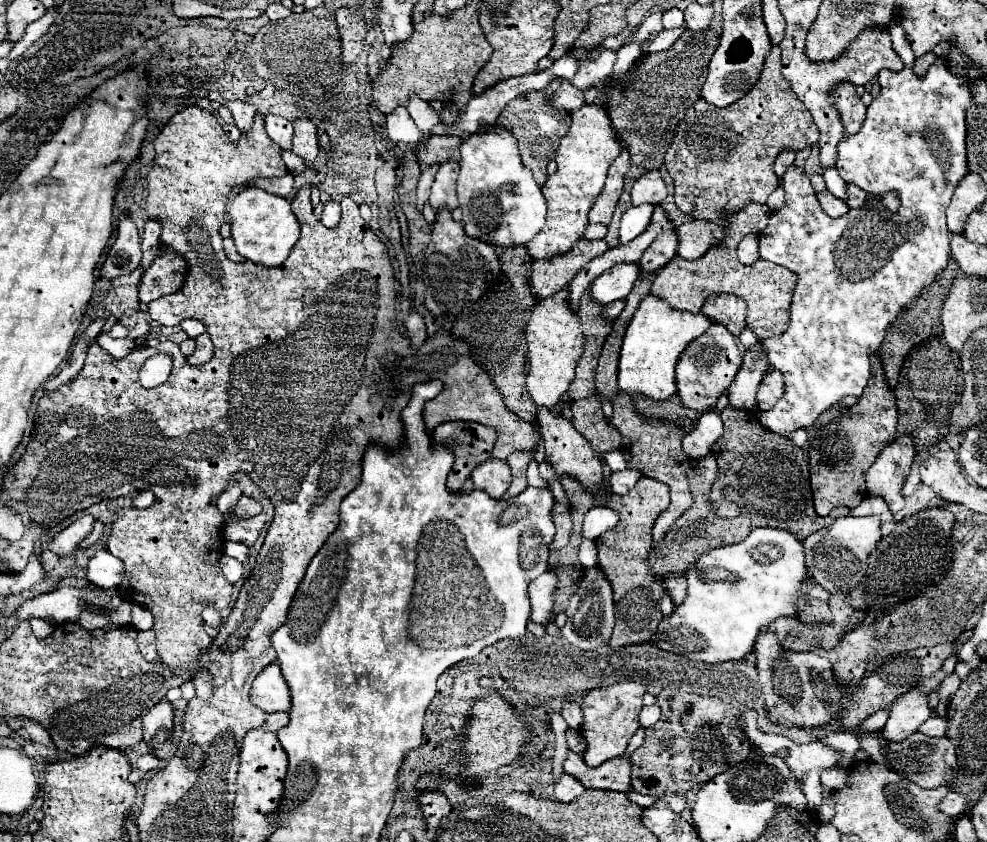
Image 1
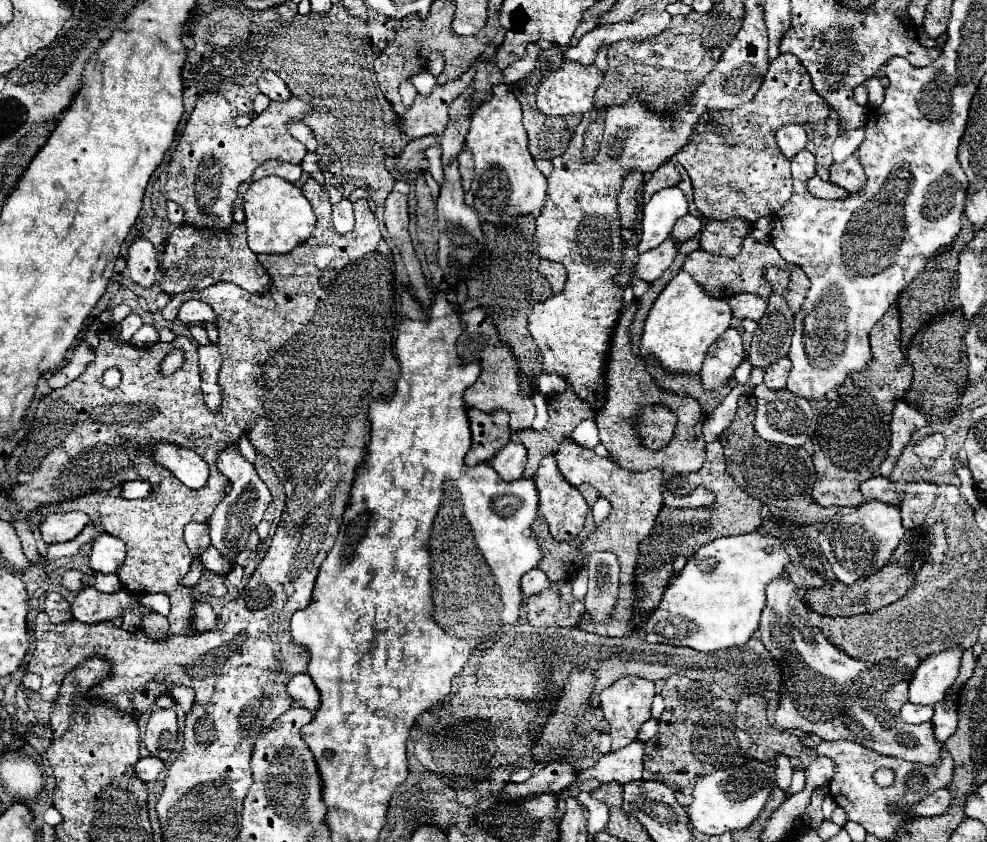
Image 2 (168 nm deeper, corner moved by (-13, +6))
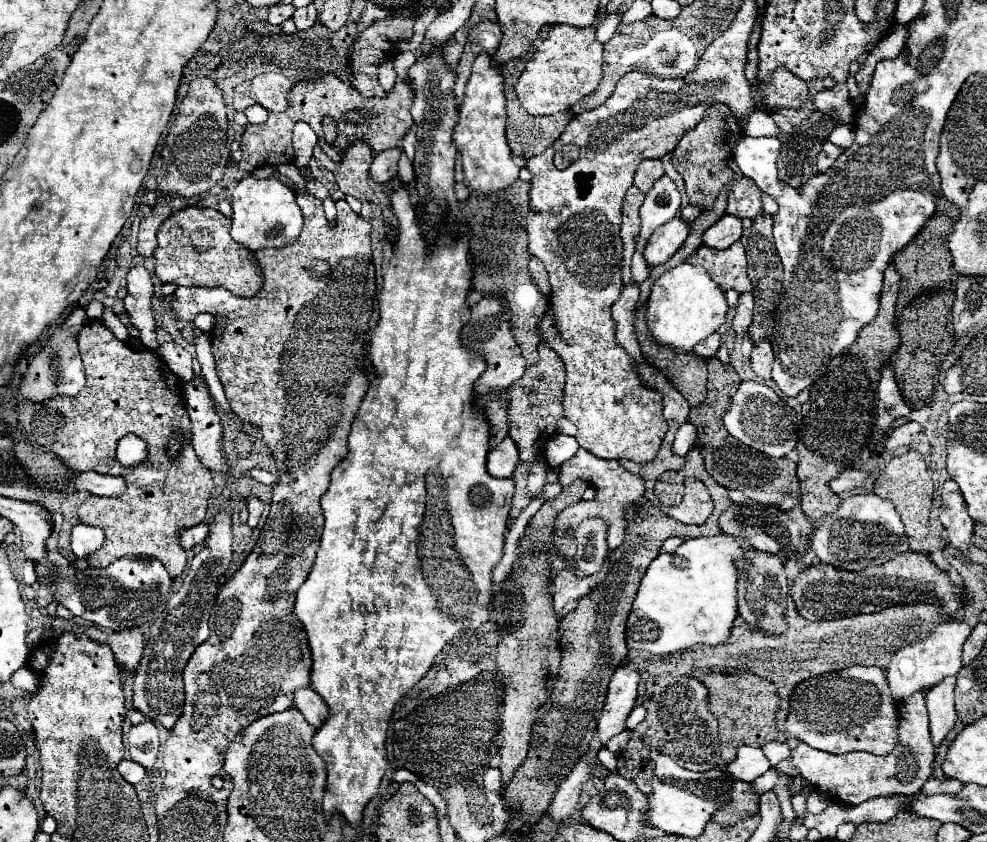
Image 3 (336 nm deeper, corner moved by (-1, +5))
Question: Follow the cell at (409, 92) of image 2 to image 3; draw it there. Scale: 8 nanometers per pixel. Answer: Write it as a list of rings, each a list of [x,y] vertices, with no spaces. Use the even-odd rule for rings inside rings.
[[[393,59],[383,61],[383,65],[379,67],[379,73],[377,73],[379,83],[381,83],[381,87],[383,87],[387,93],[389,93],[389,91],[395,87],[395,83],[397,83],[397,75],[395,75],[391,63],[393,63]]]

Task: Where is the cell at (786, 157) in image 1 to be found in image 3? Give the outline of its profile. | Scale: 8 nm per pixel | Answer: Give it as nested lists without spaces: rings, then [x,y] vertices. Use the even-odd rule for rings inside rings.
[[[759,109],[753,111],[753,115],[749,117],[747,125],[745,125],[745,133],[749,137],[781,137],[781,129],[779,125],[771,119],[769,113],[763,113]]]

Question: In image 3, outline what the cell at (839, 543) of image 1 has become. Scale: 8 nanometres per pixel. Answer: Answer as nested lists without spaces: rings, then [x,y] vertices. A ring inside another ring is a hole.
[[[859,493],[859,495],[851,495],[845,501],[841,501],[839,509],[823,519],[823,525],[813,533],[811,543],[813,543],[811,549],[817,553],[821,563],[827,563],[841,571],[859,571],[869,565],[883,565],[885,561],[893,559],[895,555],[909,551],[909,537],[903,531],[899,513],[895,511],[891,501],[883,501],[875,493]]]

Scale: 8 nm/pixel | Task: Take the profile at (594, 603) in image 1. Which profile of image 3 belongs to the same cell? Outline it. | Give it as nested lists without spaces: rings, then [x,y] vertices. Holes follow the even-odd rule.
[[[585,519],[577,531],[577,555],[575,563],[585,577],[599,573],[607,555],[607,525],[601,519]]]

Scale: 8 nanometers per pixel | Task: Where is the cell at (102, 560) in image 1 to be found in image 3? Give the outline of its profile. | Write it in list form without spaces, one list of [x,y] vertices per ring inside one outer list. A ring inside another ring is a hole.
[[[79,523],[71,531],[71,551],[79,559],[87,559],[91,553],[95,553],[97,549],[101,549],[103,543],[105,543],[103,529]]]

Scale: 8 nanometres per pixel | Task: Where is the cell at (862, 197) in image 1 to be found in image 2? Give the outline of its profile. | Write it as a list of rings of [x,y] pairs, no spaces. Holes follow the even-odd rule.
[[[851,154],[845,162],[833,162],[831,168],[829,168],[829,182],[831,184],[837,184],[841,188],[845,188],[847,192],[859,192],[865,184],[865,174],[863,174],[863,168],[861,164],[857,162],[857,156]]]

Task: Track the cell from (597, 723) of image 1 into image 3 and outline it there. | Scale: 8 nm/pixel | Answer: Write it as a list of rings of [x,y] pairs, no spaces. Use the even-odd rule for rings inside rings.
[[[633,665],[619,667],[615,671],[615,675],[611,677],[611,681],[607,685],[605,705],[603,705],[603,711],[599,717],[599,725],[597,725],[599,741],[603,745],[613,735],[617,735],[625,729],[625,721],[637,701],[637,683],[639,683],[639,673],[635,671]]]

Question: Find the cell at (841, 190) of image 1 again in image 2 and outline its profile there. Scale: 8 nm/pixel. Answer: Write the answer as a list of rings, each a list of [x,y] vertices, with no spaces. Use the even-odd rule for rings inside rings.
[[[863,128],[851,130],[849,134],[839,134],[837,140],[833,142],[833,160],[843,162],[845,158],[849,158],[857,150],[857,146],[863,142],[863,138],[865,138]]]

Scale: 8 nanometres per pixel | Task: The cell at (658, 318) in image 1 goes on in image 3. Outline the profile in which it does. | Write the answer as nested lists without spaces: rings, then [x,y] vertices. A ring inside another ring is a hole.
[[[683,263],[661,275],[647,301],[647,329],[659,345],[669,345],[681,351],[693,351],[693,347],[717,331],[725,323],[729,307],[725,293],[711,281],[701,267]]]

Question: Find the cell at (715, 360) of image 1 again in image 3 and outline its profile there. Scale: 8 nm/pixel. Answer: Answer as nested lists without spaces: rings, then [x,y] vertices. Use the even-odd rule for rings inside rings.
[[[713,333],[713,335],[709,335],[703,343],[699,343],[699,347],[695,347],[693,353],[695,353],[697,357],[701,357],[701,359],[711,359],[711,357],[717,355],[719,347],[721,347],[721,335],[719,335],[719,333]]]

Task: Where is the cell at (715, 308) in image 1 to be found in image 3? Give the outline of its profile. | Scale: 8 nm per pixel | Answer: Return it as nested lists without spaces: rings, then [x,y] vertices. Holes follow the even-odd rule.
[[[741,293],[739,303],[735,307],[735,319],[733,319],[735,333],[739,333],[739,335],[747,333],[747,327],[751,323],[751,315],[753,315],[753,295],[751,293]]]

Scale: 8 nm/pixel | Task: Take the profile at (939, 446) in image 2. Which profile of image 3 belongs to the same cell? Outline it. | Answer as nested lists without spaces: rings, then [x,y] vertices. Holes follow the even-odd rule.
[[[905,423],[901,427],[897,427],[889,439],[885,441],[887,449],[899,449],[899,447],[911,447],[911,437],[917,437],[921,433],[921,425],[919,423]]]

